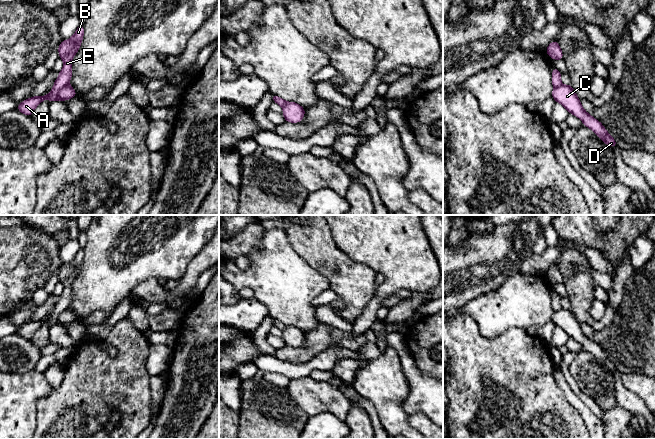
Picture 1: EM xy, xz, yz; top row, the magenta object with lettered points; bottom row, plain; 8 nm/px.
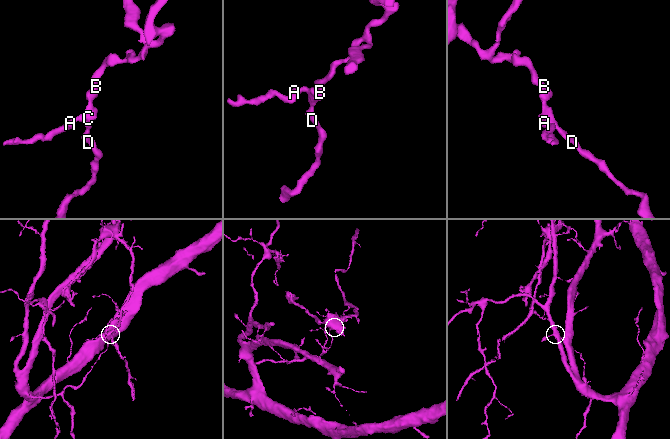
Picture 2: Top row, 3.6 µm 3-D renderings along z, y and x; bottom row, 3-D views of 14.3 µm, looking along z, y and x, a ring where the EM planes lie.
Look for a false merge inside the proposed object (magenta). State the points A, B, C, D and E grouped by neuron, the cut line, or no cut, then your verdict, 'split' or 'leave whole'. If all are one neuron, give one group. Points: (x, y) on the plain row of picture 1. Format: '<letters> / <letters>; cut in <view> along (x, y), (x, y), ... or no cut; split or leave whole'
A B E / C D; cut in xy along (67, 307), (59, 315), (57, 323); split

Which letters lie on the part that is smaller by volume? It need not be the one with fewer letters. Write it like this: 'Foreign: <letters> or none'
Foreign: A, B, E

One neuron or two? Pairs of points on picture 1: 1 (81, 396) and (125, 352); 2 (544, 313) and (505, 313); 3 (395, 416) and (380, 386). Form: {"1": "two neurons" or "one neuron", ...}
{"1": "one neuron", "2": "one neuron", "3": "one neuron"}

